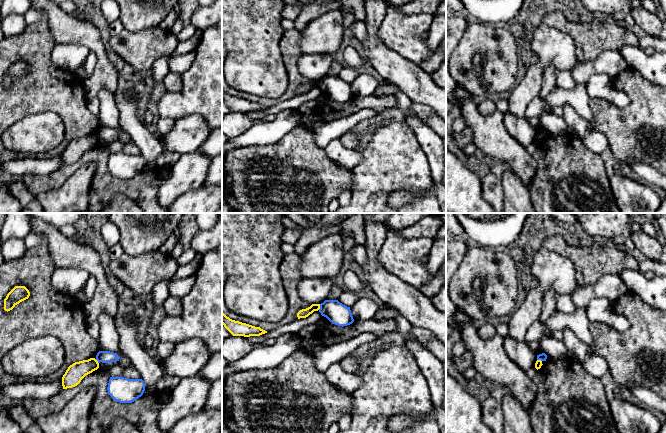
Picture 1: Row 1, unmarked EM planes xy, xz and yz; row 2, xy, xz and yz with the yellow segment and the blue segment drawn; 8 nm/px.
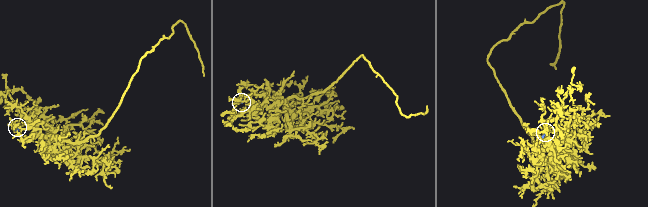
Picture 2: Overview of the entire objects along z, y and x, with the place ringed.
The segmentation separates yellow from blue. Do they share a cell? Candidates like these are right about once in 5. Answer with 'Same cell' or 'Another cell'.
Another cell

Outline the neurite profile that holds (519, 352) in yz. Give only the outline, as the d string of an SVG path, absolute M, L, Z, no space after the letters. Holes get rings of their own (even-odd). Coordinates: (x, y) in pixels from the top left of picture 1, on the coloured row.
M504 336L504 348L510 359L525 372L535 366L535 354L524 341L517 341L509 336Z

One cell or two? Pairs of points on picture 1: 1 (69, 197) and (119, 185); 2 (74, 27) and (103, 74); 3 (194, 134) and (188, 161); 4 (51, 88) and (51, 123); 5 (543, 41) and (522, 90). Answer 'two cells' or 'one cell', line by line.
1: two cells
2: one cell
3: two cells
4: two cells
5: one cell

